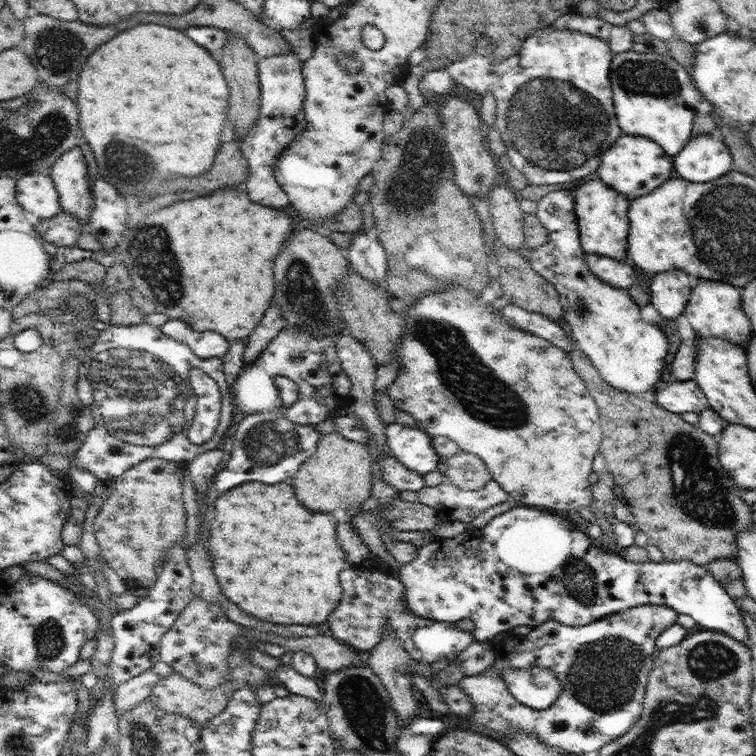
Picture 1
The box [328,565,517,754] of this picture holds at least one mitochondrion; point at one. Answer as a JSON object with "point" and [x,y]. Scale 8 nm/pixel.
{"point":[363,705]}

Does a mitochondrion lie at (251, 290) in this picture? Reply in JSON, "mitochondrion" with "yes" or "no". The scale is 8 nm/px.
{"mitochondrion":"no"}

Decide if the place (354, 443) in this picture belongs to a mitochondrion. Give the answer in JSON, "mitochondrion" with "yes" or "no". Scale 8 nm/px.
{"mitochondrion":"no"}

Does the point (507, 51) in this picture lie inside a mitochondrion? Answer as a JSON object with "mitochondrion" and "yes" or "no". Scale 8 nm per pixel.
{"mitochondrion":"no"}

